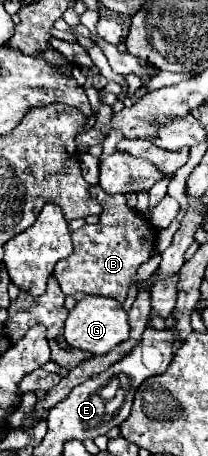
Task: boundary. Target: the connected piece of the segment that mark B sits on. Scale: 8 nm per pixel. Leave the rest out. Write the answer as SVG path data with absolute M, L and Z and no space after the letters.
M99 185L91 187L91 195L101 203L103 213L97 225L85 225L71 233L73 237L73 255L61 259L55 265L55 277L65 295L85 293L85 295L101 295L125 301L127 291L135 279L135 271L143 265L157 241L157 231L135 211L131 211L125 203L125 195L109 195Z

